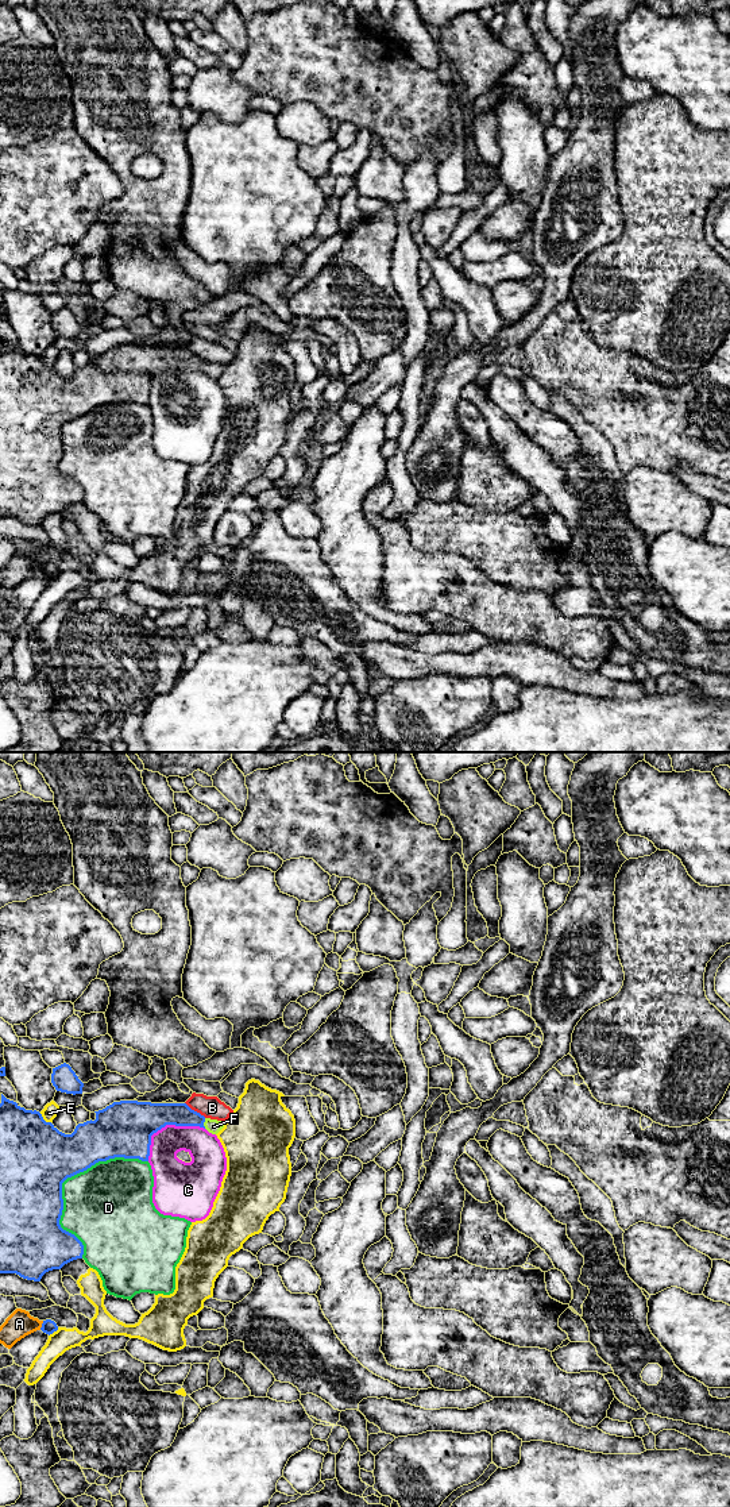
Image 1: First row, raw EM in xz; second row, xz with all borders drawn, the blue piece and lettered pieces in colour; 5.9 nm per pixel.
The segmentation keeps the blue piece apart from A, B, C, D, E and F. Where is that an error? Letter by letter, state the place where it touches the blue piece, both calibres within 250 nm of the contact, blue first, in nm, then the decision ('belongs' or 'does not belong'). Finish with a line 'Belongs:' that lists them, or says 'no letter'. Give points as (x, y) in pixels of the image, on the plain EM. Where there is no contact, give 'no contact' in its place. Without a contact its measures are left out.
A: contact xz (42, 569); calibres 90 and 160 nm; does not belong
B: contact xz (196, 355); calibres 160 and 130 nm; does not belong
C: contact xz (165, 369); calibres 340 and 180 nm; does not belong
D: contact xz (65, 423); calibres 440 and 420 nm; does not belong
E: contact xz (43, 363); calibres 440 and 90 nm; does not belong
F: contact xz (203, 367); calibres 140 and 90 nm; belongs
Belongs: F

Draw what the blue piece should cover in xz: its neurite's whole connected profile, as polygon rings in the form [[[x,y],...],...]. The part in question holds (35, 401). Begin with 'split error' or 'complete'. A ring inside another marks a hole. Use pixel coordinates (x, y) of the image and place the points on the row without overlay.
split error | [[[1,338],[0,347],[0,517],[16,517],[23,523],[40,525],[42,520],[65,508],[82,502],[84,489],[72,477],[63,474],[59,463],[63,454],[62,427],[99,405],[115,401],[148,405],[151,379],[166,369],[200,370],[217,378],[225,365],[205,362],[186,347],[151,347],[138,344],[113,346],[94,355],[96,363],[78,367],[72,378],[59,375],[46,366],[36,354],[26,354]]]

